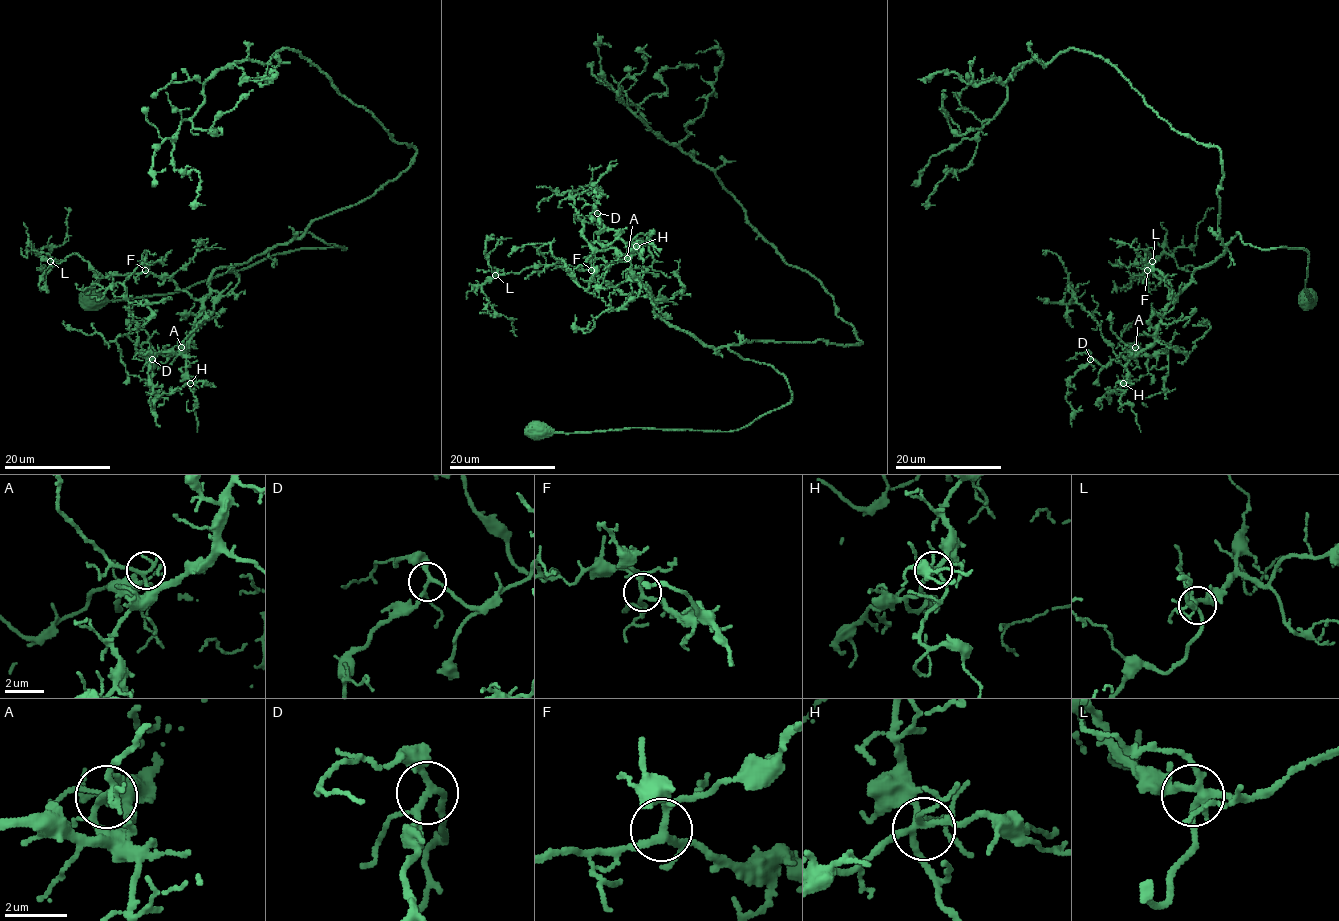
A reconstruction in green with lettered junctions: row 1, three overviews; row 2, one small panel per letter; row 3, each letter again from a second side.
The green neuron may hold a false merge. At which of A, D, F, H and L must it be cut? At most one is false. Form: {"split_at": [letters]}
{"split_at": []}

